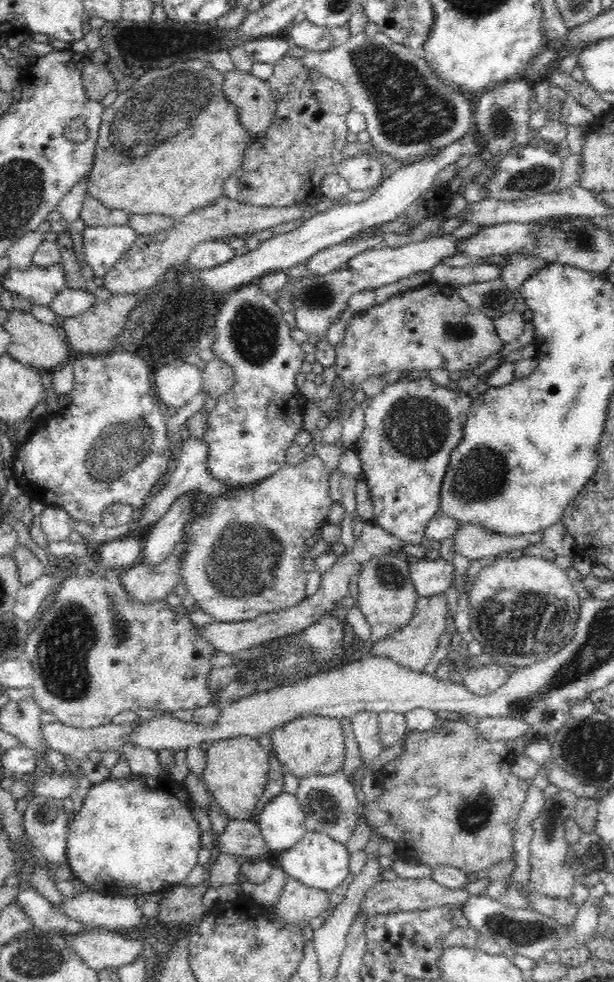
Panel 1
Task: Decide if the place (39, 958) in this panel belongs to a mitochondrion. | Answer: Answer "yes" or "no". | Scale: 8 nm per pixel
yes

